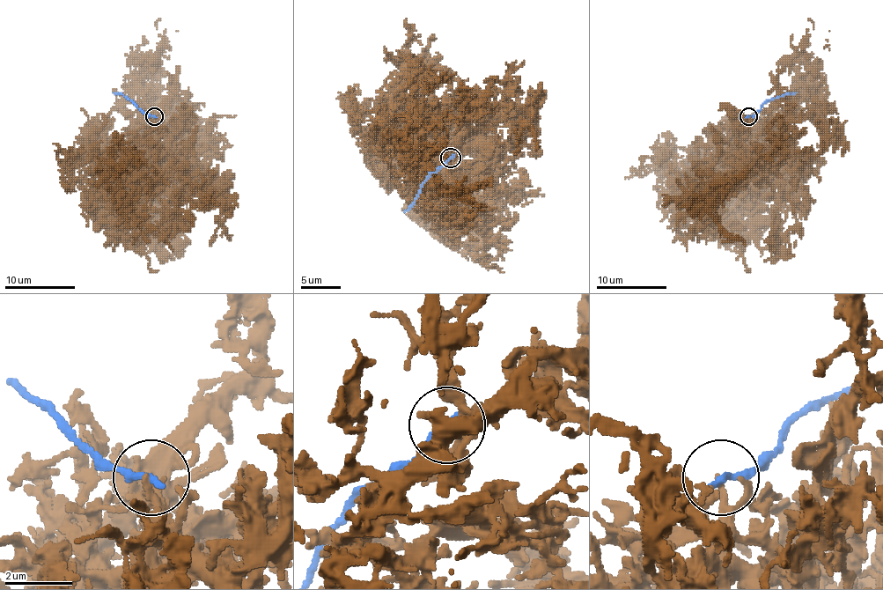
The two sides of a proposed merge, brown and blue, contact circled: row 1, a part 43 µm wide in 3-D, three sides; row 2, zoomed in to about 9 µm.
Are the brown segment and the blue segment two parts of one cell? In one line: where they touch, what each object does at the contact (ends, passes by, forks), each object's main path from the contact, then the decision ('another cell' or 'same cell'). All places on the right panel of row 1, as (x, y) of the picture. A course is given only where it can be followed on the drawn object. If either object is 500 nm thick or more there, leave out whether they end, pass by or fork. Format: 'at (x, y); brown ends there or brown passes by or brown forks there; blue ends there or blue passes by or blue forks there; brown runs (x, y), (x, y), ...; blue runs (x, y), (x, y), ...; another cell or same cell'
at (748, 116); brown ends there; blue ends there; brown runs (748, 115), (741, 172), (711, 196), (710, 207), (715, 221), (724, 230), (738, 237), (745, 246); blue runs (748, 115), (755, 114), (764, 103), (796, 92); another cell

